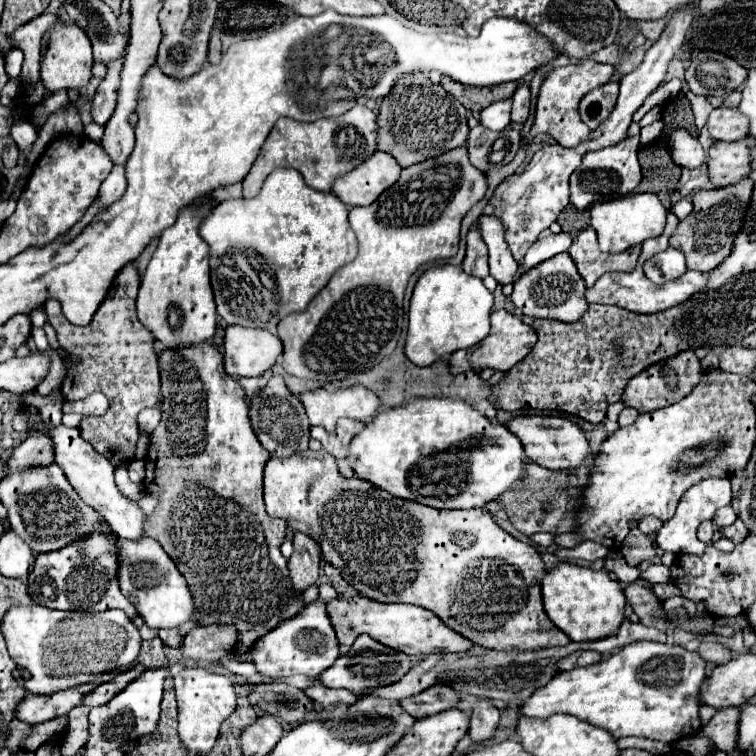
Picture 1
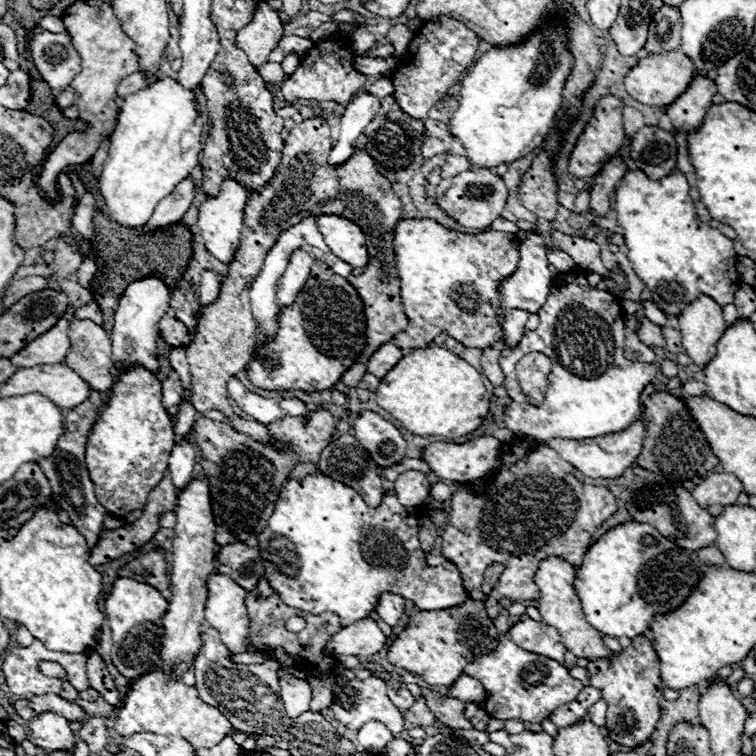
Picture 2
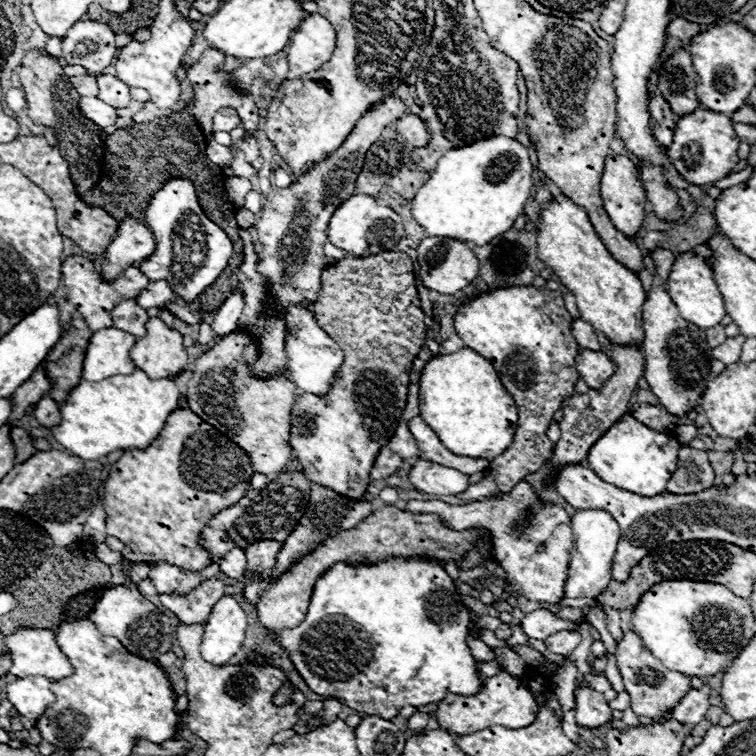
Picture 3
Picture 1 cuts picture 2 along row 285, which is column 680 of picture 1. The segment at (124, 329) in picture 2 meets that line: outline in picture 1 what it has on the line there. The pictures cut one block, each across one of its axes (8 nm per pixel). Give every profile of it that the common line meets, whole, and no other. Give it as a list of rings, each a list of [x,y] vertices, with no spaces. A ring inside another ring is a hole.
[[[674,130],[666,140],[672,148],[672,158],[676,164],[684,168],[700,168],[706,162],[706,154],[700,142],[686,130]]]

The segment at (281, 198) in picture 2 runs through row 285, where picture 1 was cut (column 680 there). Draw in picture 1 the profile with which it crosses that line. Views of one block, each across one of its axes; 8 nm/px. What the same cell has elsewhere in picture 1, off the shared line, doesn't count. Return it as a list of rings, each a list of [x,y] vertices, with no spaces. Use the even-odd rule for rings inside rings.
[[[740,180],[738,184],[732,184],[732,186],[702,190],[692,198],[692,204],[694,204],[692,214],[680,220],[676,232],[670,238],[670,246],[684,252],[686,264],[690,270],[710,272],[730,256],[734,238],[738,236],[744,224],[744,216],[752,200],[752,188],[754,188],[752,180]],[[740,212],[742,212],[742,222],[740,222]],[[680,352],[668,360],[662,360],[660,364],[652,364],[652,368],[644,368],[644,372],[636,374],[628,386],[624,388],[622,394],[622,402],[626,406],[636,408],[640,414],[642,412],[652,412],[664,406],[670,406],[678,400],[682,400],[684,396],[688,396],[692,392],[692,388],[700,382],[702,376],[702,366],[700,360],[692,354],[692,352]]]

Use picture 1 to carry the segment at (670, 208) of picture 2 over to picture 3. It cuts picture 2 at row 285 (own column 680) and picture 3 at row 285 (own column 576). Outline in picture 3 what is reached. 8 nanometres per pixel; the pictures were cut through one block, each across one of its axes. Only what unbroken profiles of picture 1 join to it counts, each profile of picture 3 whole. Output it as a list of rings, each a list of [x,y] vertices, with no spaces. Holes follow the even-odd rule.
[[[694,252],[676,254],[676,260],[668,274],[668,296],[672,296],[680,316],[696,324],[698,328],[712,328],[726,316],[722,294],[718,290],[718,284],[714,282],[714,272],[706,264],[706,260]]]

